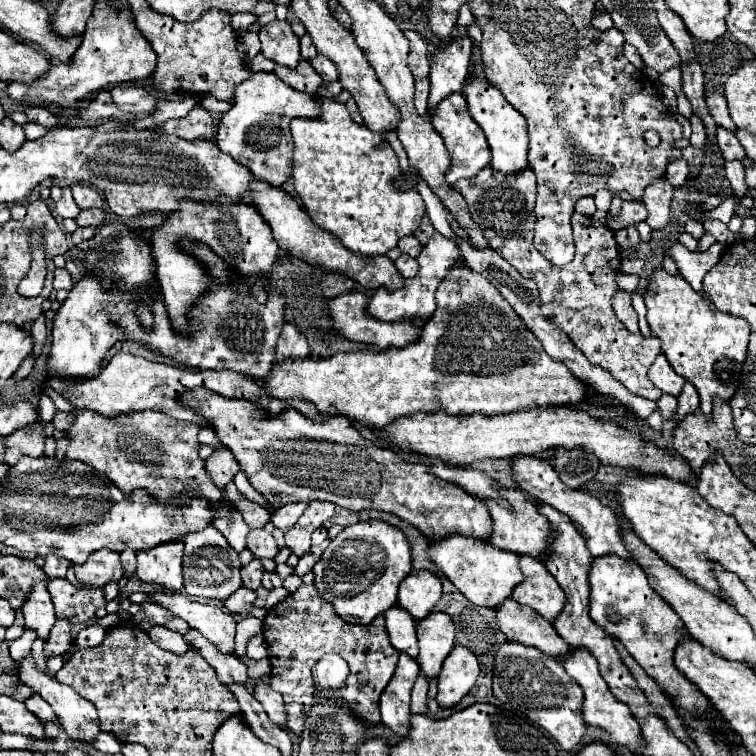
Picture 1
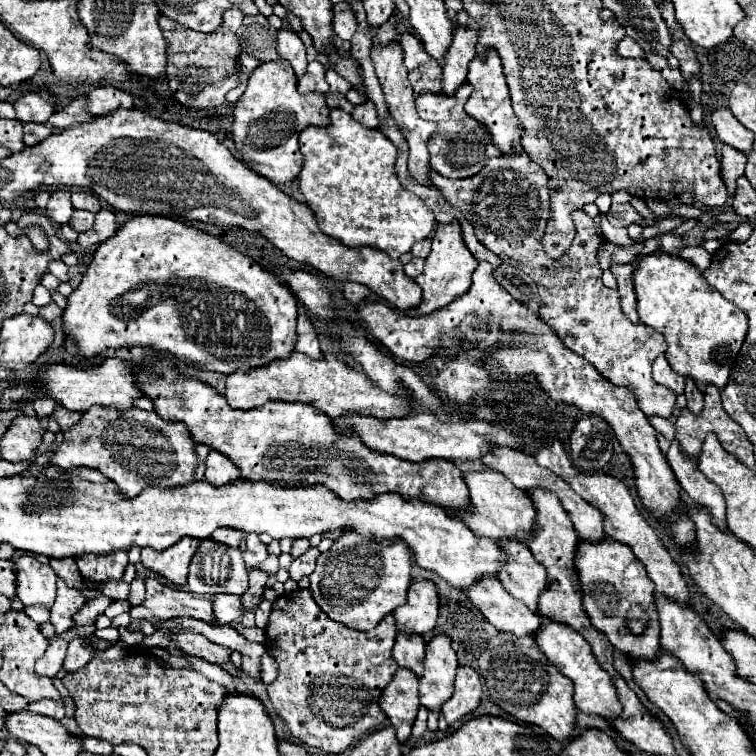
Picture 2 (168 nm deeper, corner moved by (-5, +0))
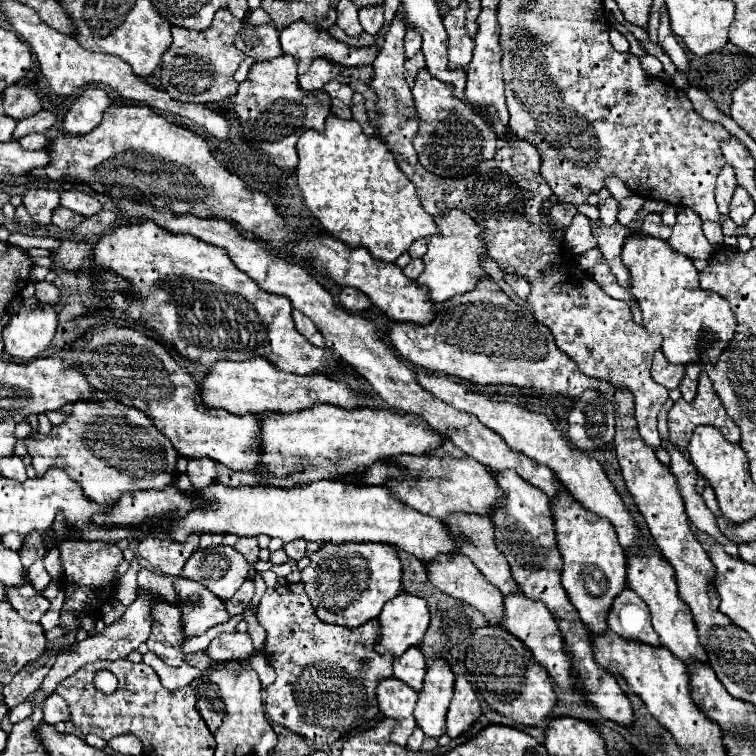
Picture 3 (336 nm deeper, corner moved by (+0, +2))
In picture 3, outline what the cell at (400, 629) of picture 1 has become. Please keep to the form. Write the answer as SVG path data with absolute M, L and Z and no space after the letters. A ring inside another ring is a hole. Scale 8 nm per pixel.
M410 647L402 657L394 659L394 677L410 685L414 691L422 689L426 669L426 659L418 647Z

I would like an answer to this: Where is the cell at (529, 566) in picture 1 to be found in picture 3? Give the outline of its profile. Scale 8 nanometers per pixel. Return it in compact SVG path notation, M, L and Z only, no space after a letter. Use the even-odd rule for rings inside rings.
M450 513L444 521L450 529L454 529L454 533L462 533L468 539L466 545L462 545L462 555L466 555L482 571L482 575L502 591L502 595L518 591L504 555L494 545L494 525L490 525L488 517Z

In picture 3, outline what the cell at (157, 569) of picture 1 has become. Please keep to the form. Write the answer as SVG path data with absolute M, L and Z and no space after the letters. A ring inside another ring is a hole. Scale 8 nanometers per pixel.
M148 533L138 543L138 555L164 575L178 577L188 557L198 549L198 539L200 535L192 533L184 543L178 543L174 539L160 539L154 533Z

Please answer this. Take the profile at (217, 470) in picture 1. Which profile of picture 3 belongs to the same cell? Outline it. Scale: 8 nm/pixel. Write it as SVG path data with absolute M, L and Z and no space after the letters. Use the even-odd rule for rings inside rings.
M204 457L204 459L198 459L198 461L188 461L188 467L186 467L186 475L190 477L190 483L196 487L196 489L204 489L208 485L214 483L214 475L216 475L216 469L214 469L214 461Z

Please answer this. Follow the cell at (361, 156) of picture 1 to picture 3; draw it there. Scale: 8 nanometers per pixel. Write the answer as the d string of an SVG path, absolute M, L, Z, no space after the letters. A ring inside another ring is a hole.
M328 115L324 131L310 129L302 133L302 137L298 139L298 155L300 163L296 167L296 177L308 209L332 237L344 241L346 245L364 247L374 259L394 263L402 253L410 249L414 241L438 233L434 217L428 215L420 205L414 183L410 183L408 177L402 175L392 153L388 153L386 145L382 145L378 137L366 137L362 133L358 121Z

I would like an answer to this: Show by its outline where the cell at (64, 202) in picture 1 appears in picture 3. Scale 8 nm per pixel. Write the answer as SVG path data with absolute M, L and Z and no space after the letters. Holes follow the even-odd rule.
M30 189L22 197L22 205L34 221L48 225L52 211L60 205L60 193L52 189Z

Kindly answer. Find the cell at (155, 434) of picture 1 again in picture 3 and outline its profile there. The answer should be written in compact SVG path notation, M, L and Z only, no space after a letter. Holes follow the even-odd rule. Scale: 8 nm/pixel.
M114 399L74 403L72 415L62 425L52 427L52 431L48 435L42 435L40 431L32 431L24 439L24 445L28 449L28 455L32 457L32 467L36 469L38 475L44 475L52 467L60 467L70 475L70 479L80 483L80 487L84 489L84 493L90 501L98 501L98 503L106 503L106 505L112 505L114 501L118 501L118 497L126 491L164 489L170 483L174 483L174 477L176 477L178 451L150 423L150 419L144 413L140 413L138 409L126 407Z

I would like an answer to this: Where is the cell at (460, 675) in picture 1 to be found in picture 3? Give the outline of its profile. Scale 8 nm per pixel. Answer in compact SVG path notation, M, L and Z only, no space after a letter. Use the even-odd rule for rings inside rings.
M458 677L456 685L454 685L454 699L450 703L448 709L448 735L452 739L460 737L462 733L466 733L480 717L482 707L478 703L478 697L474 693L474 689L470 687L470 683L466 681L466 677Z

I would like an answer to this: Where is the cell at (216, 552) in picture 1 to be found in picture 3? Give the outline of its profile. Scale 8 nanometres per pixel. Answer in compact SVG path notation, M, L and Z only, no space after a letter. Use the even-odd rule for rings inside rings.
M218 545L210 549L198 549L190 555L182 569L182 577L202 583L222 601L230 599L248 575L246 559L232 547Z

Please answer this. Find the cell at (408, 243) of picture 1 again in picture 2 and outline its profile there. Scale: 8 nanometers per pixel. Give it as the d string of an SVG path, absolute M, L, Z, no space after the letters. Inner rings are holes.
M429 237L417 241L417 243L413 245L413 249L411 249L413 257L421 257L421 259L425 259L425 257L429 255L429 251L431 251L431 239L429 239Z

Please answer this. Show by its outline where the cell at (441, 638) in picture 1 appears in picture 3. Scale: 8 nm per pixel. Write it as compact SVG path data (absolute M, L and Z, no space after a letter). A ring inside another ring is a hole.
M434 659L430 663L414 709L416 723L428 737L438 739L446 733L446 713L454 693L454 679L456 677L444 659Z

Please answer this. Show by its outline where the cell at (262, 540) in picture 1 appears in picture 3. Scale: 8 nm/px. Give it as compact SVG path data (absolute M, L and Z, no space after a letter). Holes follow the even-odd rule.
M240 537L240 539L236 541L234 549L238 549L238 553L242 553L242 555L246 557L248 565L254 567L254 563L258 561L258 551L260 551L256 537Z

